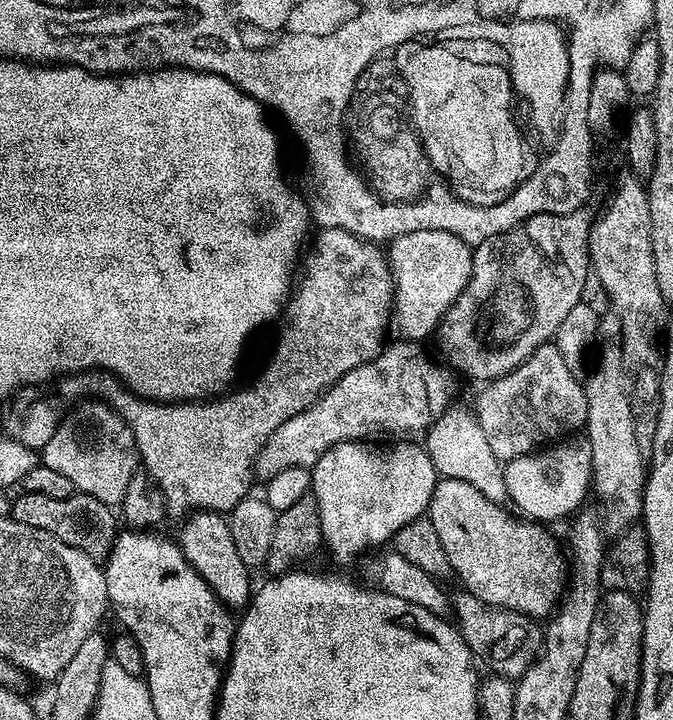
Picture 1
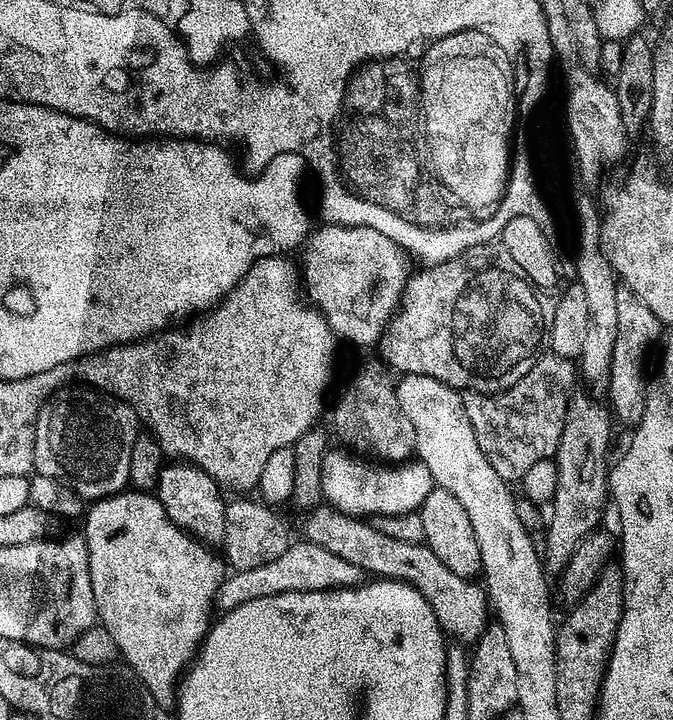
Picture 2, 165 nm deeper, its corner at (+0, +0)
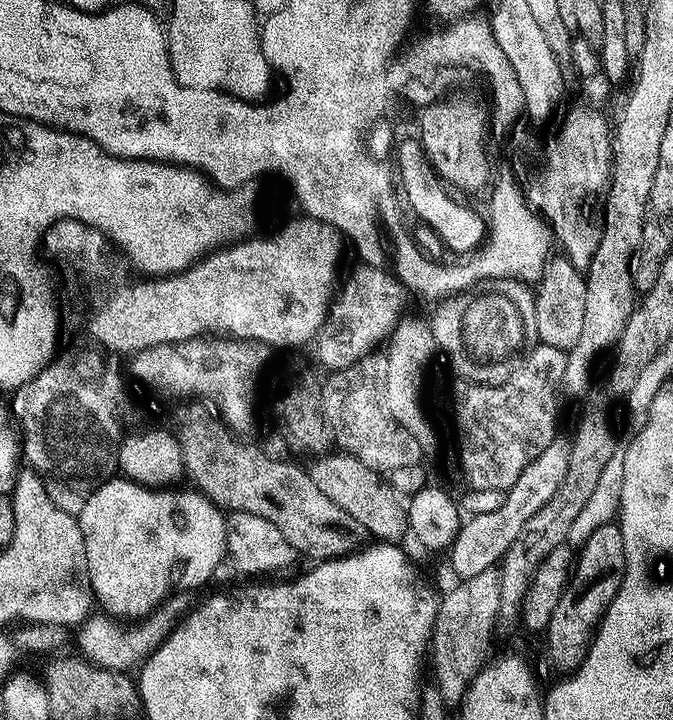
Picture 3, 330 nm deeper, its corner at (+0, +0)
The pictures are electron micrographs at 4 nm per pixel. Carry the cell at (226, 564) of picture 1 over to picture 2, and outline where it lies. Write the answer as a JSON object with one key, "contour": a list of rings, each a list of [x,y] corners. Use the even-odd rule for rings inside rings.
{"contour":[[[168,462],[160,469],[154,495],[160,505],[166,510],[170,522],[184,529],[187,535],[192,536],[202,544],[209,546],[223,545],[226,534],[226,500],[222,495],[220,485],[210,478],[198,466],[183,462]]]}

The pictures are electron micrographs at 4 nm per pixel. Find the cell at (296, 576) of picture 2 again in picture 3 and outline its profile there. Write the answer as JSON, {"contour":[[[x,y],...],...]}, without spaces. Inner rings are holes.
{"contour":[[[176,590],[167,600],[163,600],[149,616],[141,616],[138,620],[122,620],[107,614],[89,615],[83,624],[79,625],[76,644],[85,661],[91,667],[105,672],[123,672],[135,669],[144,663],[158,646],[166,640],[183,620],[185,614],[193,607],[193,593],[188,590]],[[133,667],[133,668],[132,668]],[[132,668],[132,669],[128,669]]]}

